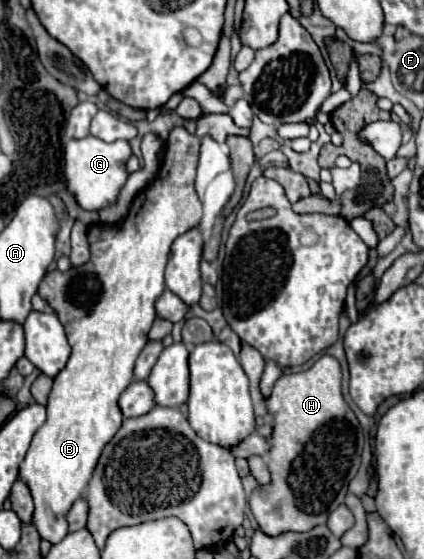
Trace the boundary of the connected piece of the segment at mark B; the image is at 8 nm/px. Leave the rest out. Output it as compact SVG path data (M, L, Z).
M182 127L172 129L166 141L166 151L158 177L150 187L146 187L142 193L136 195L130 213L122 221L122 225L90 227L88 231L92 251L90 261L84 267L70 269L66 273L52 271L44 277L44 281L38 287L38 293L48 301L48 305L54 309L60 323L64 325L68 343L72 347L66 367L54 377L54 385L46 403L48 419L34 433L26 459L20 467L20 477L30 487L36 507L32 523L36 525L40 537L48 539L50 543L58 543L66 537L68 527L64 515L72 507L72 503L82 497L94 471L94 463L102 453L102 447L114 437L114 433L122 425L122 413L118 411L118 397L132 383L134 361L148 343L146 333L150 331L156 319L154 301L164 291L164 267L170 253L170 245L178 235L200 225L202 203L194 191L198 149L200 149L198 137L190 135Z

